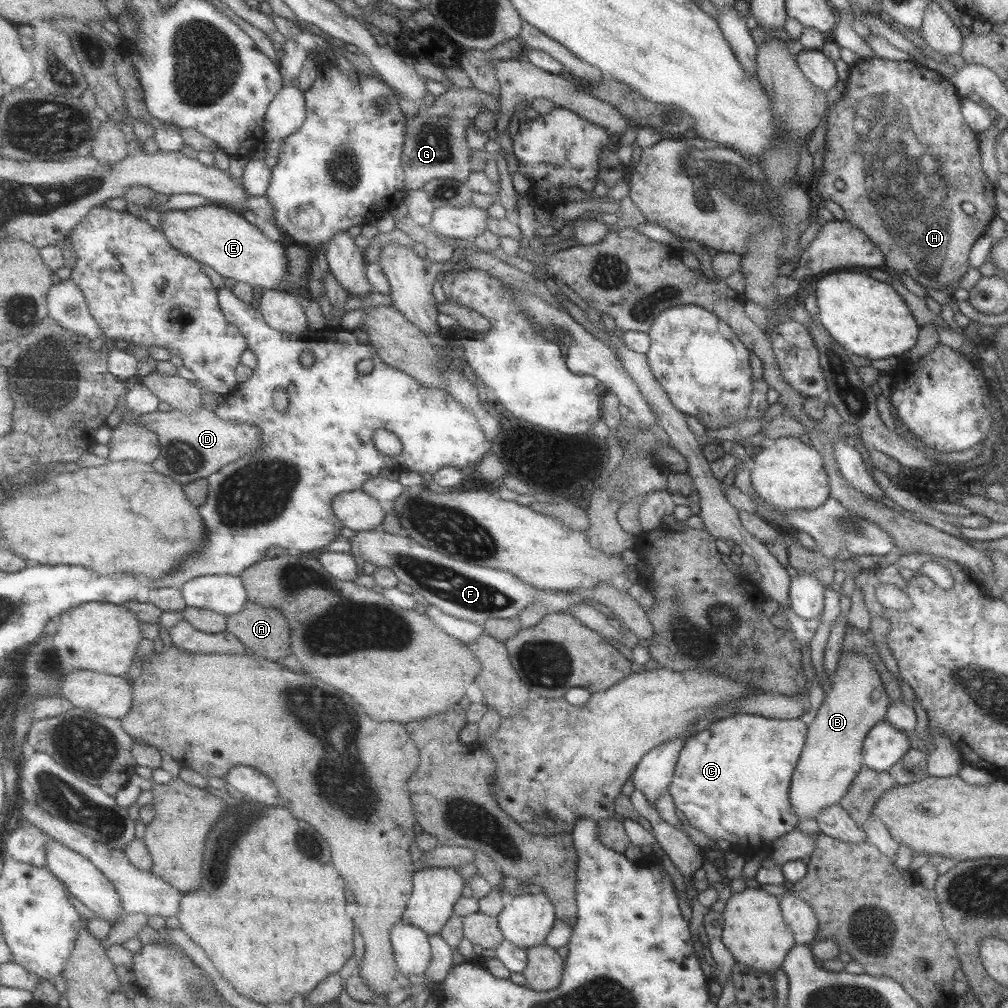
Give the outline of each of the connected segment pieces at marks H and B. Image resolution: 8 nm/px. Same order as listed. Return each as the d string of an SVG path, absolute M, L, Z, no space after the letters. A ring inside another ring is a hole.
M880 57L871 60L857 60L848 68L848 76L845 88L835 104L830 106L827 112L827 124L824 139L825 155L822 162L822 172L818 174L817 192L824 200L837 203L844 211L844 220L862 230L866 237L877 246L884 256L884 264L896 274L906 274L915 280L923 288L934 288L944 290L946 286L956 285L956 282L965 274L969 268L967 254L969 248L986 232L991 218L997 213L994 199L995 187L987 176L983 174L980 163L980 138L977 132L967 126L964 122L960 106L961 97L956 92L955 86L941 77L935 71L927 69L919 61L897 61L883 59ZM962 202L971 202L975 207L973 214L965 214L961 211Z
M848 652L841 661L837 660L837 668L832 674L831 689L822 698L820 706L816 709L816 715L808 724L806 739L804 740L801 754L799 755L795 770L793 771L788 788L788 799L794 817L814 818L816 814L833 804L838 804L840 798L847 792L850 782L856 772L863 765L861 749L866 732L881 718L886 715L889 706L888 698L873 663L869 663L860 652Z

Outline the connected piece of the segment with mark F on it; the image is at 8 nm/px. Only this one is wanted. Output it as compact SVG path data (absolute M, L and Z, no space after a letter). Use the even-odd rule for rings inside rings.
M367 530L367 532L356 532L355 536L350 538L351 552L353 557L362 558L372 563L378 569L389 568L398 577L401 583L409 586L414 592L422 596L428 604L436 606L443 614L484 624L488 618L511 618L520 613L522 608L529 604L543 604L547 607L548 612L563 612L567 607L574 607L579 604L587 604L582 598L580 592L574 594L565 594L565 592L545 591L543 589L535 589L521 581L517 581L511 573L499 571L493 568L481 567L472 563L459 561L449 556L435 552L417 544L417 541L407 538L407 536L399 536L397 534L387 533L383 530Z

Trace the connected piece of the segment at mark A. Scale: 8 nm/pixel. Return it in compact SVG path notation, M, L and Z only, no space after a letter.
M249 601L240 613L227 617L227 623L227 628L257 656L281 662L283 658L293 654L292 626L279 607L261 606L261 604Z

